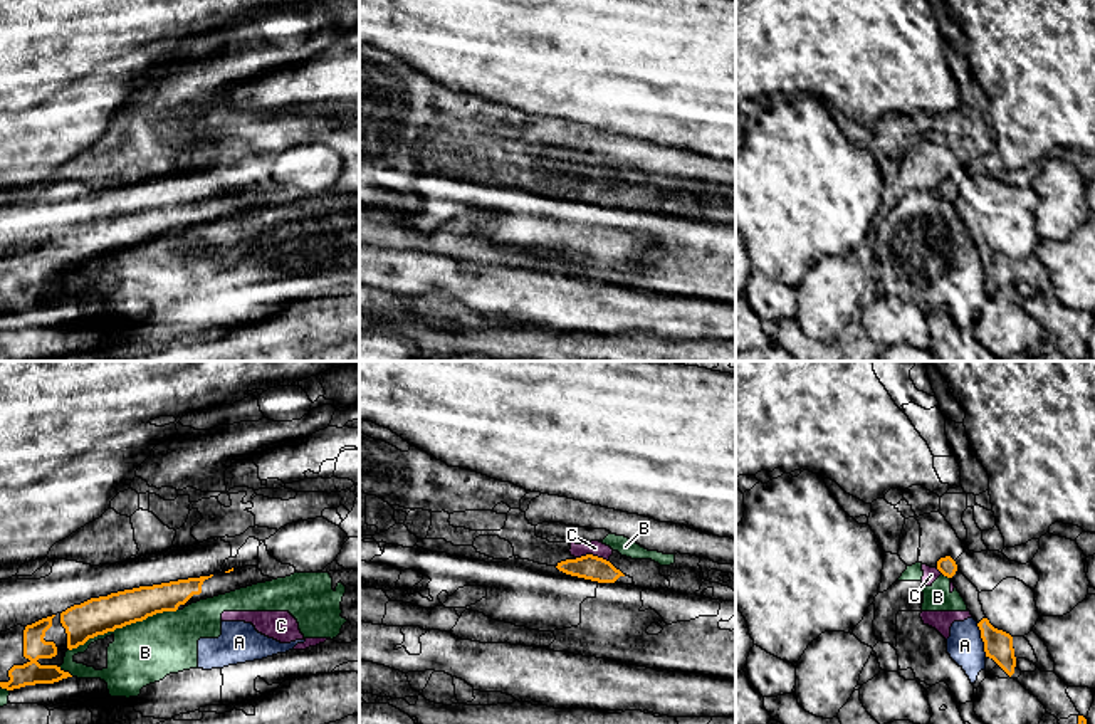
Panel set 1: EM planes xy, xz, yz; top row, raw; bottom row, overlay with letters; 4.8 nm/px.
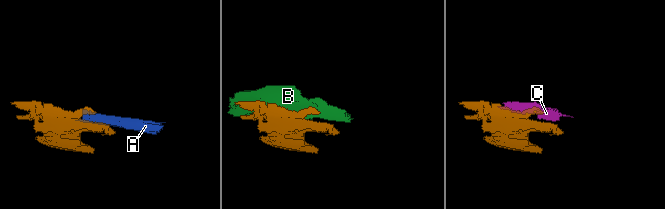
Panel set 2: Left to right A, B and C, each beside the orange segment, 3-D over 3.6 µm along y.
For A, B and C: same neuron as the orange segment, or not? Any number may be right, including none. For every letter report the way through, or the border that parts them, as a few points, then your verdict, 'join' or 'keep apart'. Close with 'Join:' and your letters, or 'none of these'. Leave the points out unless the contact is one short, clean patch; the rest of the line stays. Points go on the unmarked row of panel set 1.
A: keep apart
B: keep apart
C: keep apart
Join: none of these

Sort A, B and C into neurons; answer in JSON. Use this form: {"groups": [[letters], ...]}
{"groups": [["A", "B", "C"]]}

